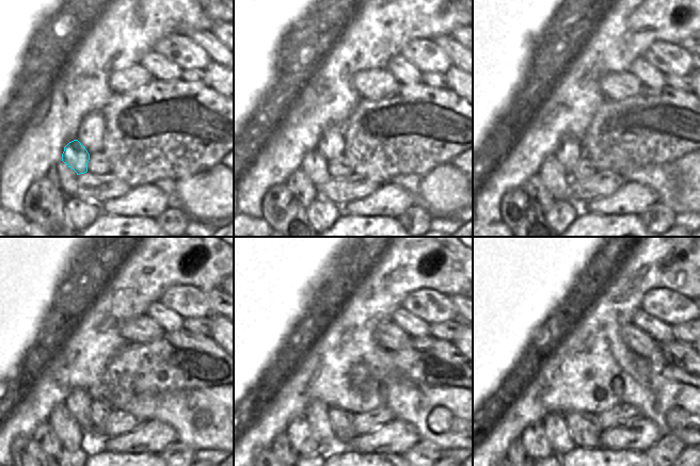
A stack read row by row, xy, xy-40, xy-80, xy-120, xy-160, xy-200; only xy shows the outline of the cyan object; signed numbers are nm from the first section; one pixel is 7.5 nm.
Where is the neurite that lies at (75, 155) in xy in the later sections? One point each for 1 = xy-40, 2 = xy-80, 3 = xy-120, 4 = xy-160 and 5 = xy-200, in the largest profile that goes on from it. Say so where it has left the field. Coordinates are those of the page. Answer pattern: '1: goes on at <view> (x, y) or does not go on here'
1: goes on at xy-40 (314, 164)
2: goes on at xy-80 (552, 173)
3: goes on at xy-120 (67, 431)
4: goes on at xy-160 (299, 434)
5: goes on at xy-200 (534, 438)

